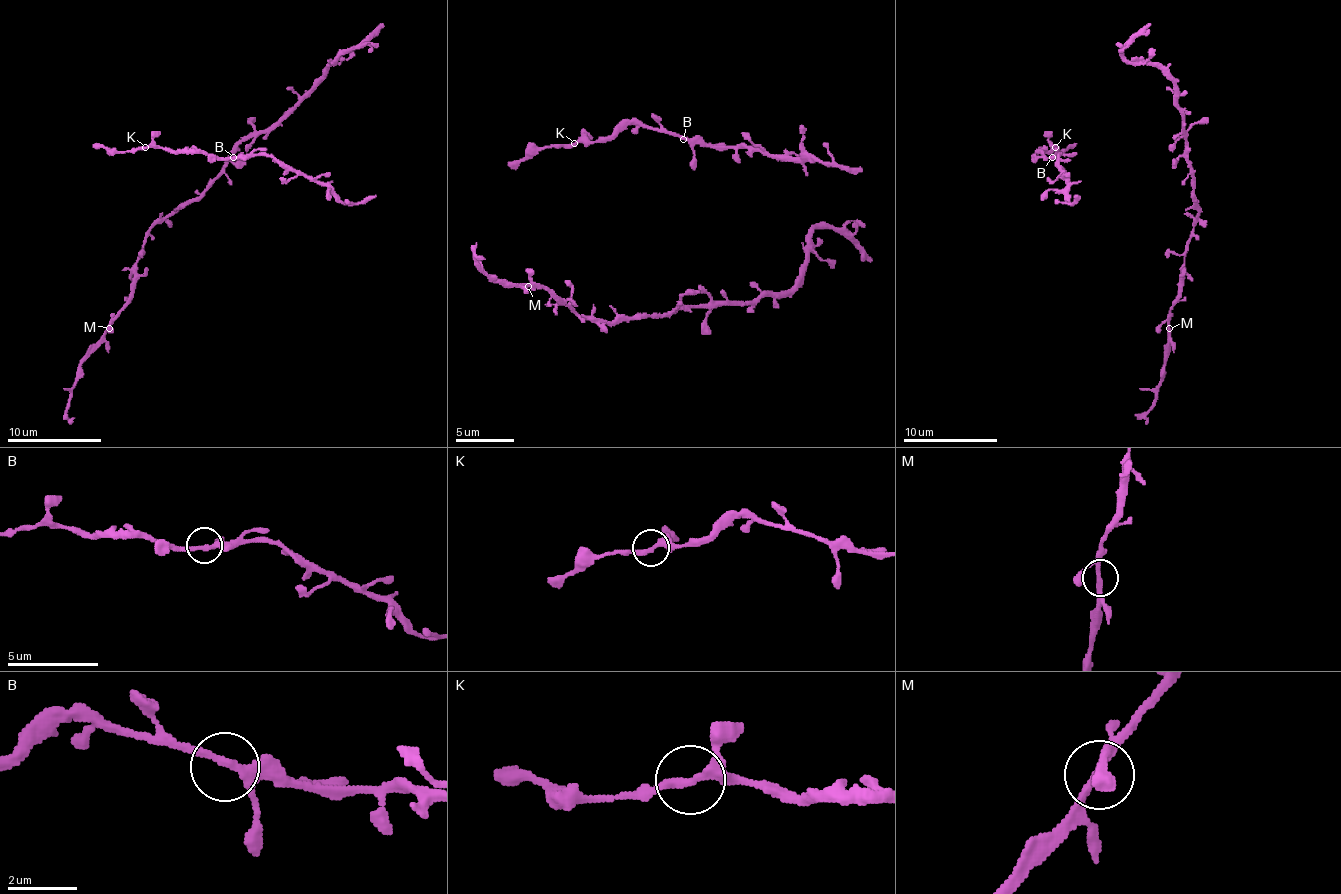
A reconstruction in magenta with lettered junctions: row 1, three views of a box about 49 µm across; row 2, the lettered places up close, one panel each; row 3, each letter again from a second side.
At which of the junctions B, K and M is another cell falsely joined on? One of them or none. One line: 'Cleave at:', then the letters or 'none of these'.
Cleave at: none of these

